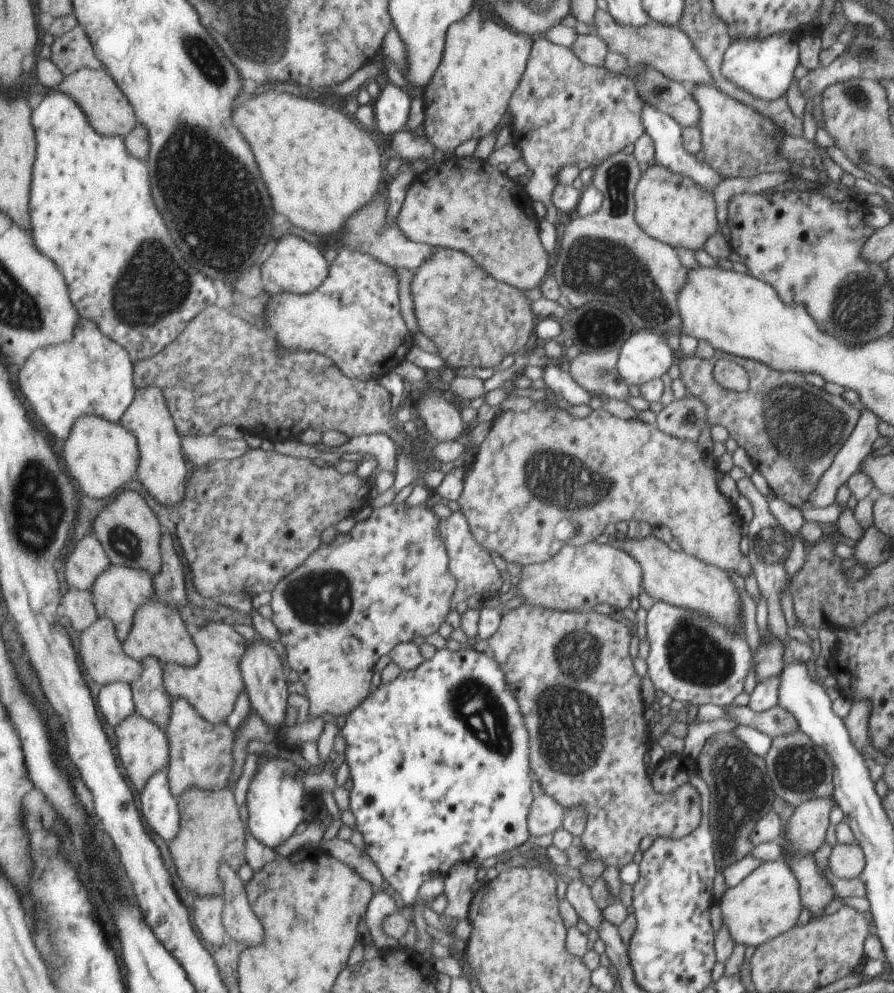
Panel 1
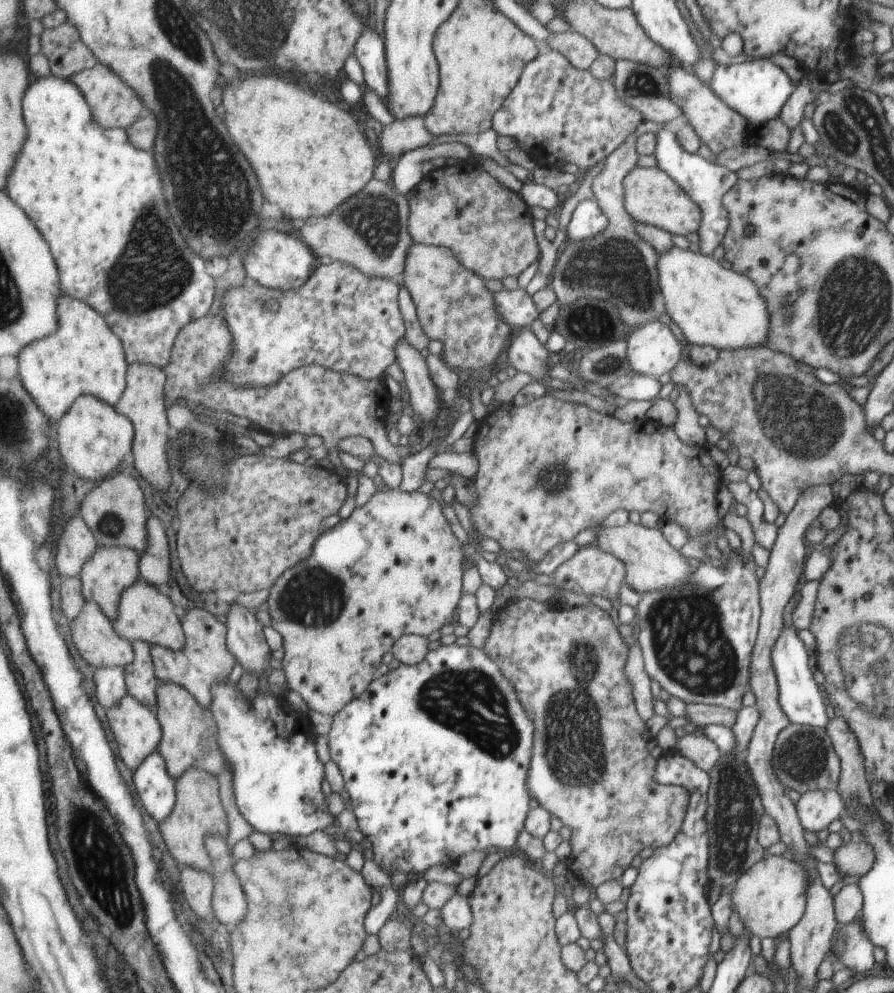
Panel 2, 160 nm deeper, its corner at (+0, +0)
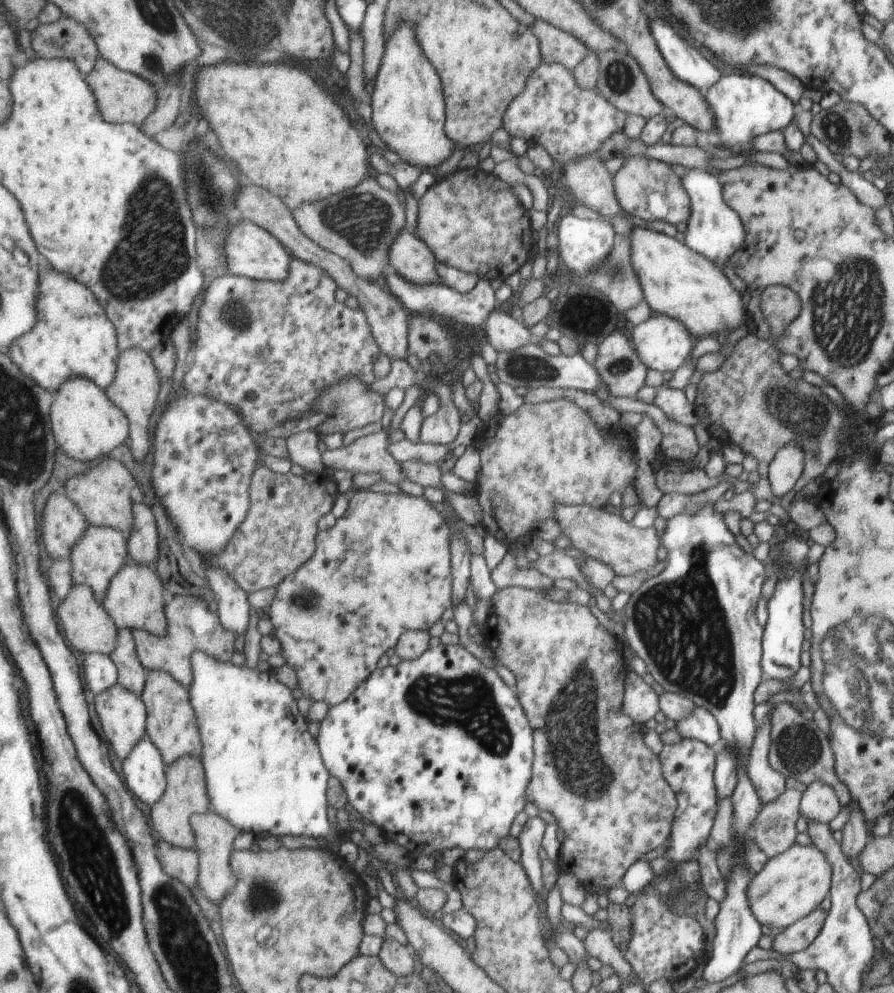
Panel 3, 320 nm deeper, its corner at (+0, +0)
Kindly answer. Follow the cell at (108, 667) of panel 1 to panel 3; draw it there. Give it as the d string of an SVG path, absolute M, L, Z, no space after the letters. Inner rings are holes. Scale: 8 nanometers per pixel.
M75 584L68 597L60 601L56 610L63 634L76 650L82 653L103 653L109 655L116 650L119 628L108 609L96 599L94 590L88 584Z

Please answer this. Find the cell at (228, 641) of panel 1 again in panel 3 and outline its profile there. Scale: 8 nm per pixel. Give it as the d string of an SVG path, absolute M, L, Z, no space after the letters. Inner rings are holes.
M177 595L167 601L165 610L168 618L166 635L154 635L143 629L132 630L136 640L137 654L146 669L170 672L182 685L190 688L195 679L192 656L197 651L206 652L223 662L229 662L233 658L236 632L224 628L218 611L213 612L203 598Z

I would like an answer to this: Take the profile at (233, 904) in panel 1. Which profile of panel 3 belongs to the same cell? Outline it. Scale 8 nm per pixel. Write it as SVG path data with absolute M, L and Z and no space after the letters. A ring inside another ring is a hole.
M213 810L193 815L191 824L196 832L195 849L199 855L198 886L203 889L208 899L213 900L213 902L221 902L237 882L233 868L231 868L231 860L237 835L241 830Z

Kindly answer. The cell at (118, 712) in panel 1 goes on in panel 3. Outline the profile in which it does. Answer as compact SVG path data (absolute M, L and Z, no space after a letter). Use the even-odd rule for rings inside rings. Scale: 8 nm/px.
M85 653L83 665L86 685L95 696L118 683L119 671L109 655Z

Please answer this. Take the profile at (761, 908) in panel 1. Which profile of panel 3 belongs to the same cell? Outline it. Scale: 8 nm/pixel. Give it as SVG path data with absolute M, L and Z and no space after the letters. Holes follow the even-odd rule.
M793 844L780 855L768 858L765 866L753 874L747 890L753 916L768 928L788 927L797 919L803 919L816 910L831 890L831 874L831 865L820 849Z

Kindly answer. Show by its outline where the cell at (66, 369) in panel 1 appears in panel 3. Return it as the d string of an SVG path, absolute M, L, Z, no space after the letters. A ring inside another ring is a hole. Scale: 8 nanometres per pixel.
M44 262L40 276L40 320L37 326L13 342L9 355L37 384L53 392L60 390L69 379L85 377L107 390L115 382L120 360L120 345L116 325L109 318L93 291L69 273L59 272Z

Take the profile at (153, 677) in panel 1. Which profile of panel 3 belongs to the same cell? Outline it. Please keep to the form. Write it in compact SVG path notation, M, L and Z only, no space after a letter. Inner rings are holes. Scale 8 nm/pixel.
M119 629L116 650L110 654L110 657L119 671L118 682L141 697L147 686L149 670L140 661L131 629Z

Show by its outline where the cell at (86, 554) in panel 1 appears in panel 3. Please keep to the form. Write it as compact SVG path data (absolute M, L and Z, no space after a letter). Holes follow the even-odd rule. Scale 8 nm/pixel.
M62 489L55 490L43 504L42 542L46 552L55 559L67 559L88 530L88 521L81 509Z

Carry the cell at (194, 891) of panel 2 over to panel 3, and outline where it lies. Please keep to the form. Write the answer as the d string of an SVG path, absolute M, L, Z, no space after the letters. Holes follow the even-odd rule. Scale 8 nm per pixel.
M163 840L158 843L157 850L165 872L183 881L191 890L197 887L199 855L196 849L181 848Z

